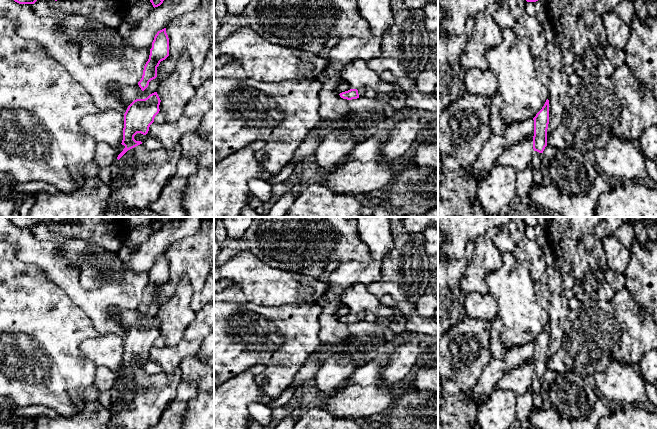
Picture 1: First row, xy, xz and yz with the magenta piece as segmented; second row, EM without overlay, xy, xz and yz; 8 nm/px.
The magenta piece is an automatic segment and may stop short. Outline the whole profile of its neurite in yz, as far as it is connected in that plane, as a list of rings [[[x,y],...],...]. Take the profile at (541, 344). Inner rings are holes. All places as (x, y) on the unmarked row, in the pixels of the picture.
[[[547,323],[542,333],[533,342],[534,344],[534,360],[532,376],[532,397],[533,410],[538,410],[543,407],[542,399],[542,383],[543,375],[547,370],[547,353],[549,348],[549,324]]]

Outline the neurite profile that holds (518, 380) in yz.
[[[526,362],[505,373],[497,384],[497,388],[523,395],[532,385],[533,363]]]

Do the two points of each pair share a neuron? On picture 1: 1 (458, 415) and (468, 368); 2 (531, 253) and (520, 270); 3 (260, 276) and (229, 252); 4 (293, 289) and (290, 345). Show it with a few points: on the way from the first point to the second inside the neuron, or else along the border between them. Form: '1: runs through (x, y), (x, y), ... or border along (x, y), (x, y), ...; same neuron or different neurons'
1: runs through (458, 403), (458, 380); same neuron
2: border along (510, 252), (519, 261), (530, 264), (534, 282); different neurons
3: border along (257, 256), (248, 251), (240, 251), (224, 263); different neurons
4: border along (315, 302), (290, 302), (269, 306); different neurons

